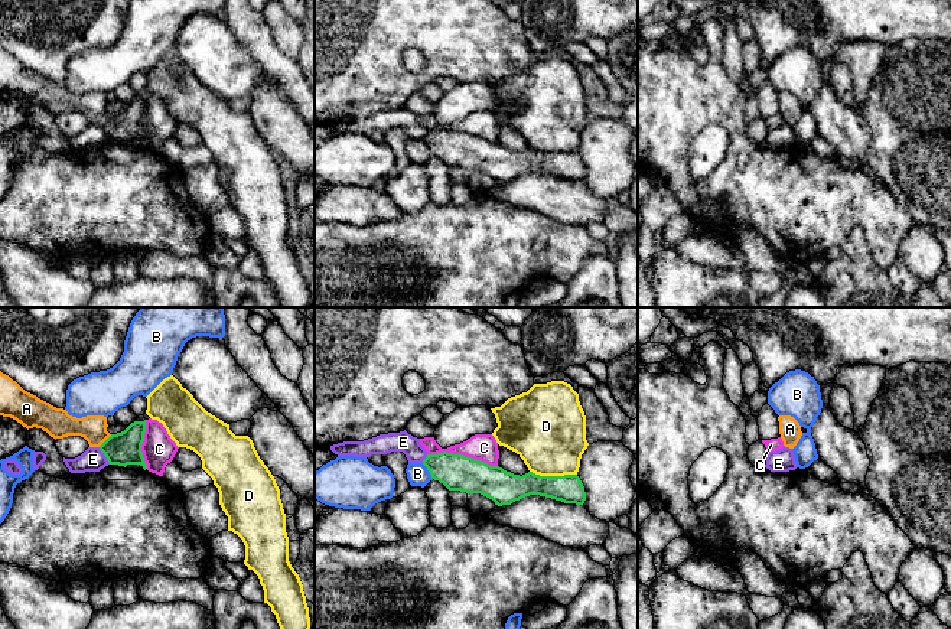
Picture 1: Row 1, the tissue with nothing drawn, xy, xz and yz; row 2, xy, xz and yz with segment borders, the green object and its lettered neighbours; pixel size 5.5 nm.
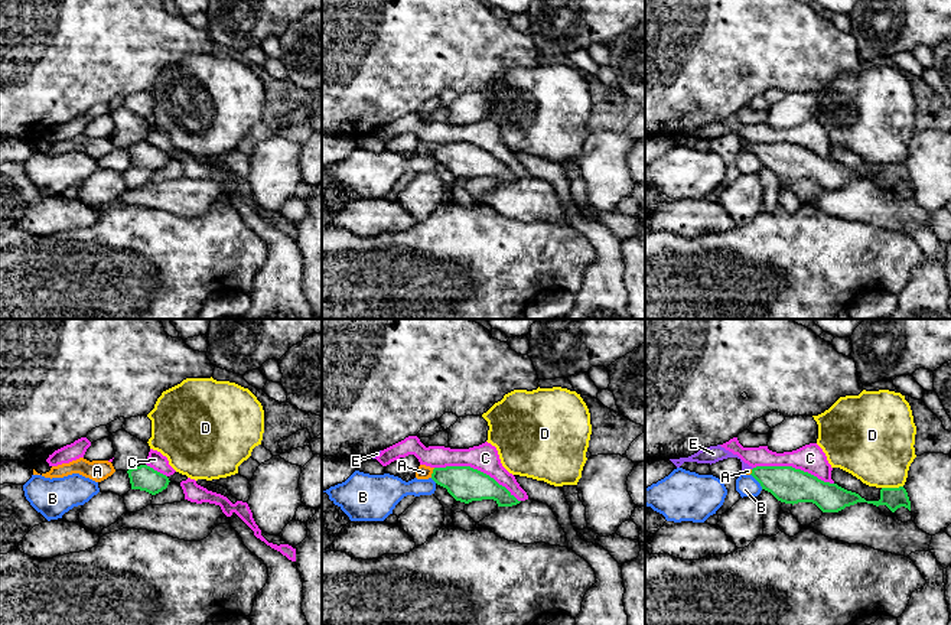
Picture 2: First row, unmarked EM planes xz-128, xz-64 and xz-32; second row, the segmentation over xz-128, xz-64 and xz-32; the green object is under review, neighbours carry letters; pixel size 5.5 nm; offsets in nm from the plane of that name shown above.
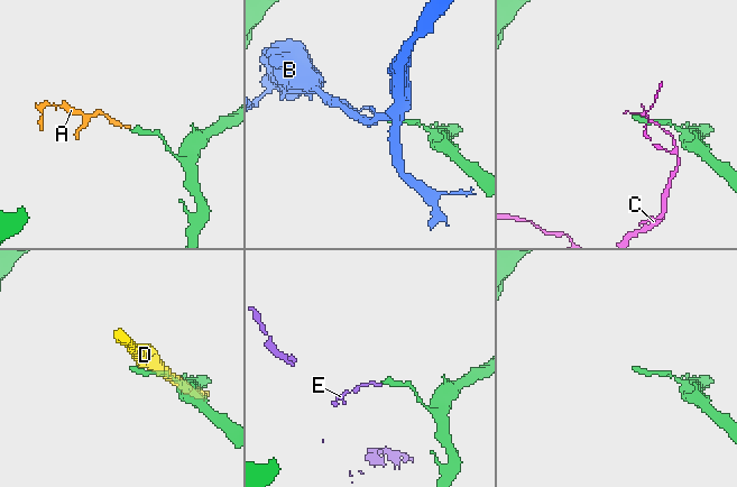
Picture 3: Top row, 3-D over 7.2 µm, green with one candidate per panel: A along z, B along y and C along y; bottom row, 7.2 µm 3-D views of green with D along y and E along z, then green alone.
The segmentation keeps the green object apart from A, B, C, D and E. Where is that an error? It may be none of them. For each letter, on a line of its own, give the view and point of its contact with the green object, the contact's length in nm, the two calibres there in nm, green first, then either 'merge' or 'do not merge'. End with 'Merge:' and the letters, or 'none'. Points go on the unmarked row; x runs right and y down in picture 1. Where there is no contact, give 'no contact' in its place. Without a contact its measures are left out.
A: contact xy (106, 117); length 100 nm; calibres 180 and 150 nm; merge
B: contact xz (427, 146); length 110 nm; calibres 200 and 120 nm; do not merge
C: contact xz (462, 132); length 400 nm; calibres 200 and 150 nm; do not merge
D: contact xz (553, 153); length 260 nm; calibres 160 and 420 nm; do not merge
E: contact xy (104, 132); length 120 nm; calibres 180 and 140 nm; do not merge
Merge: A

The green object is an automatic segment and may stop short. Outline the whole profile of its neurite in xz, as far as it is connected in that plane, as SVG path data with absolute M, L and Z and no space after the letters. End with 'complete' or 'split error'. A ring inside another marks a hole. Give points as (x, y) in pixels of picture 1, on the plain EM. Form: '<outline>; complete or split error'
M427 131L423 141L434 157L449 167L481 170L495 182L511 182L530 172L540 172L564 180L583 182L584 163L577 151L540 153L528 149L522 153L491 143L463 131Z; complete

